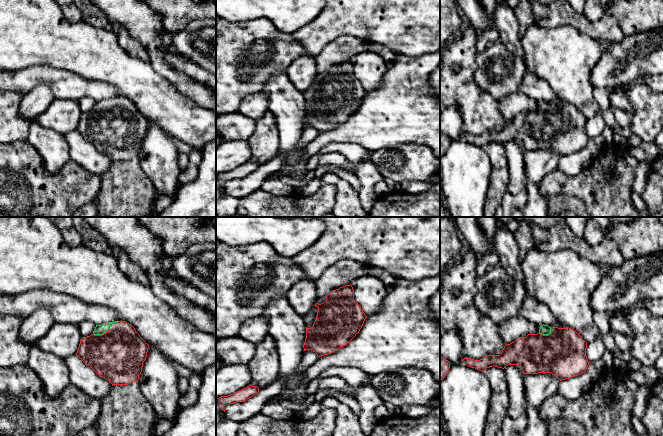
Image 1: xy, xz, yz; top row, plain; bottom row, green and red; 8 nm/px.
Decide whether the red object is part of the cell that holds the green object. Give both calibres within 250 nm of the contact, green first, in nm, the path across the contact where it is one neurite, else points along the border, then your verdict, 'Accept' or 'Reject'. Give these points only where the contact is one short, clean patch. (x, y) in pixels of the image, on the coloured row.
Thickness 80 nm (green) against 420 nm. Path across: xy (103, 328), (107, 330), (107, 338), (118, 355). Accept

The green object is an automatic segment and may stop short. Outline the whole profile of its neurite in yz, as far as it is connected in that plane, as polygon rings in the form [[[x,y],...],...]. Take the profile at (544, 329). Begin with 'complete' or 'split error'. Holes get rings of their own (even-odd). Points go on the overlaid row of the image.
split error; [[[542,325],[537,334],[519,337],[506,344],[500,355],[488,355],[480,360],[465,357],[462,362],[468,367],[484,371],[489,367],[504,369],[508,365],[518,365],[525,374],[551,373],[560,381],[584,373],[589,365],[586,356],[587,342],[573,329]]]

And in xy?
split error; [[[115,321],[96,325],[92,335],[82,337],[76,355],[112,386],[128,385],[138,382],[148,348],[149,345],[132,325],[126,321]]]

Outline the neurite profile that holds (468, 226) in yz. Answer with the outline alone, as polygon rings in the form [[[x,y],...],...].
[[[456,217],[454,222],[477,257],[495,251],[494,243],[491,244],[487,240],[485,233],[478,224],[477,217]]]

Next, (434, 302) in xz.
[[[440,288],[430,297],[428,308],[432,319],[440,323]]]

